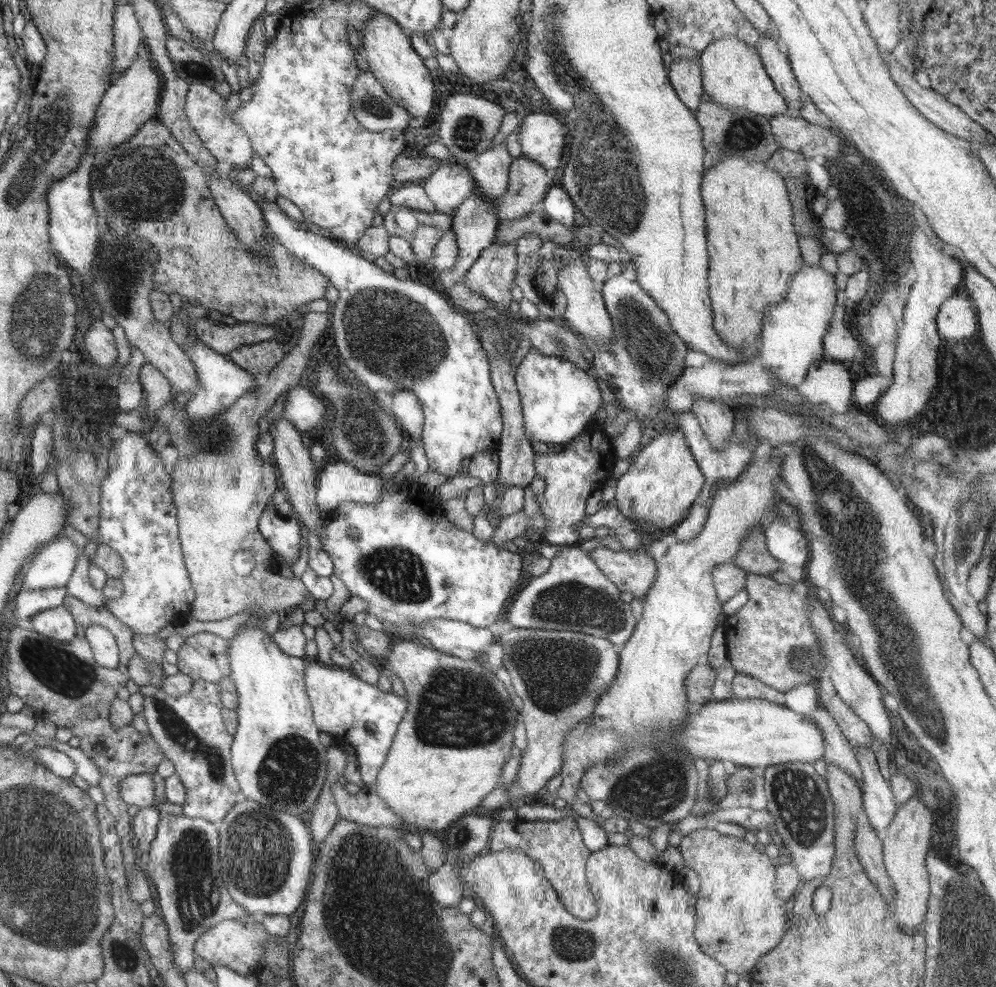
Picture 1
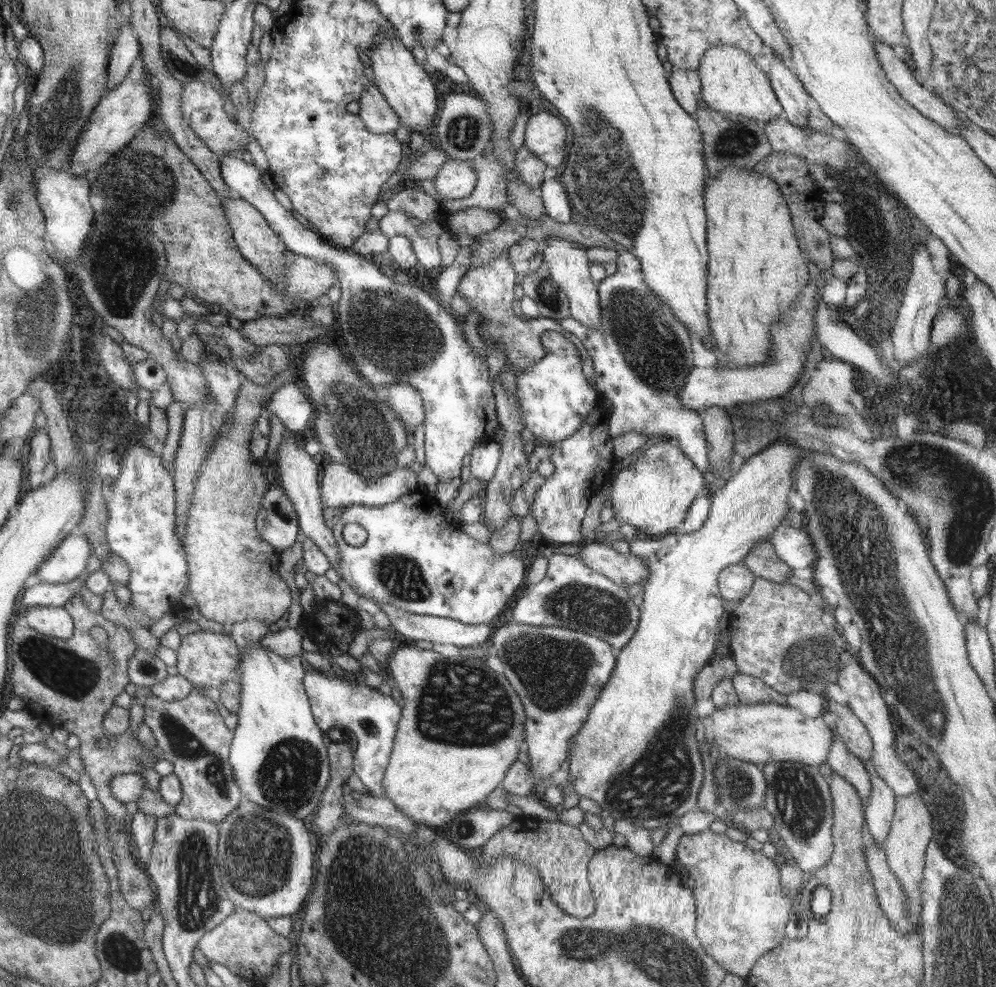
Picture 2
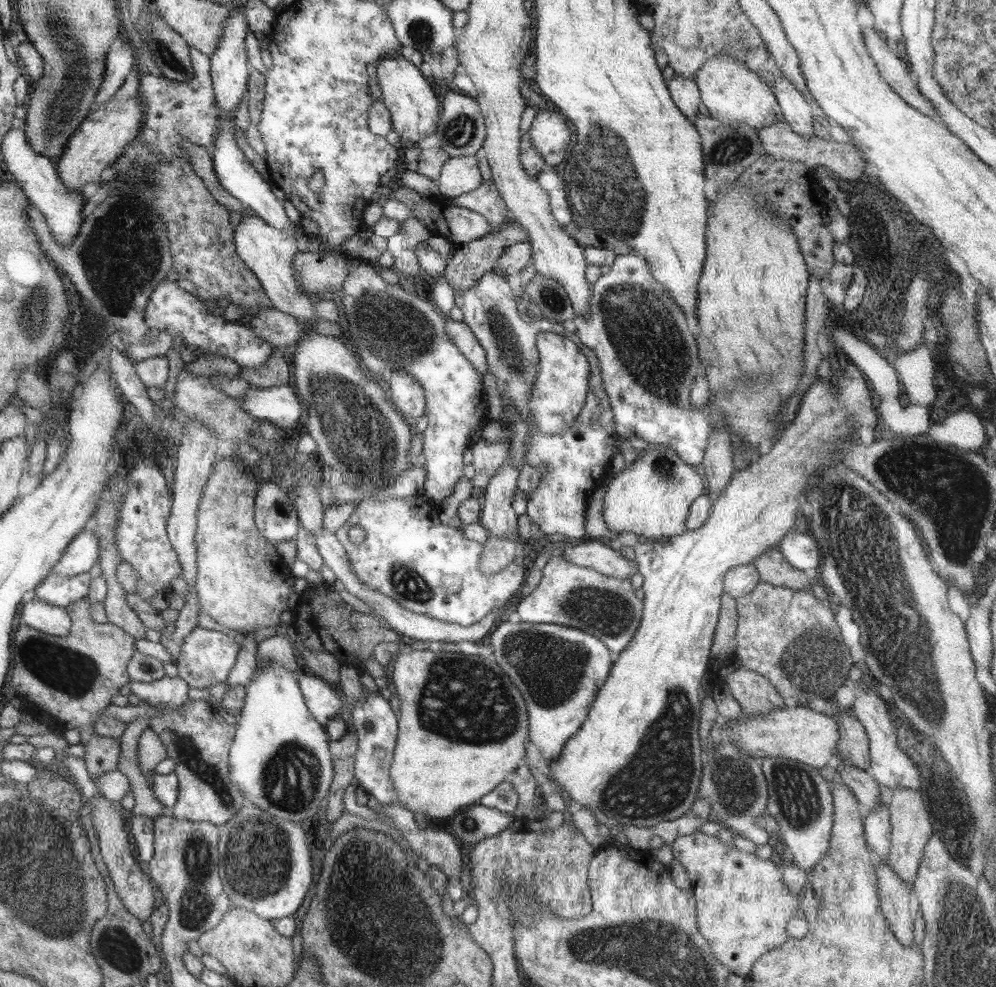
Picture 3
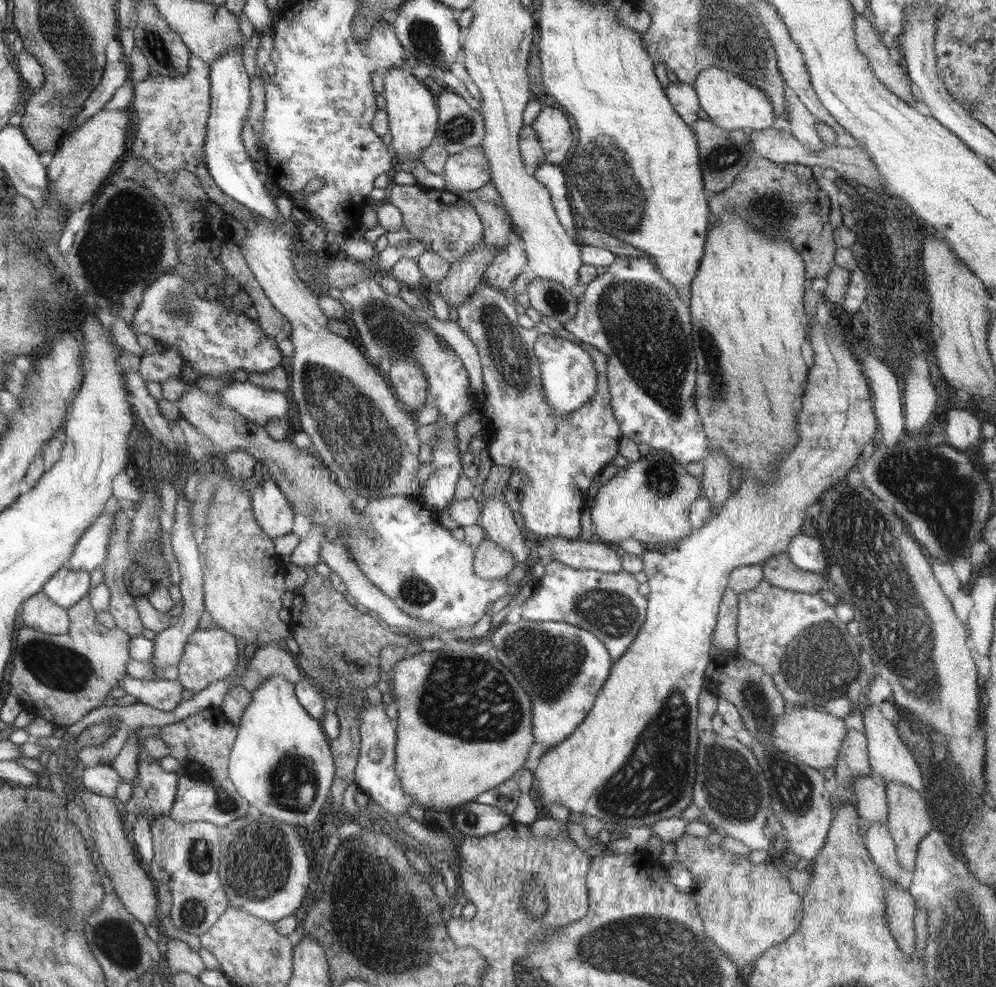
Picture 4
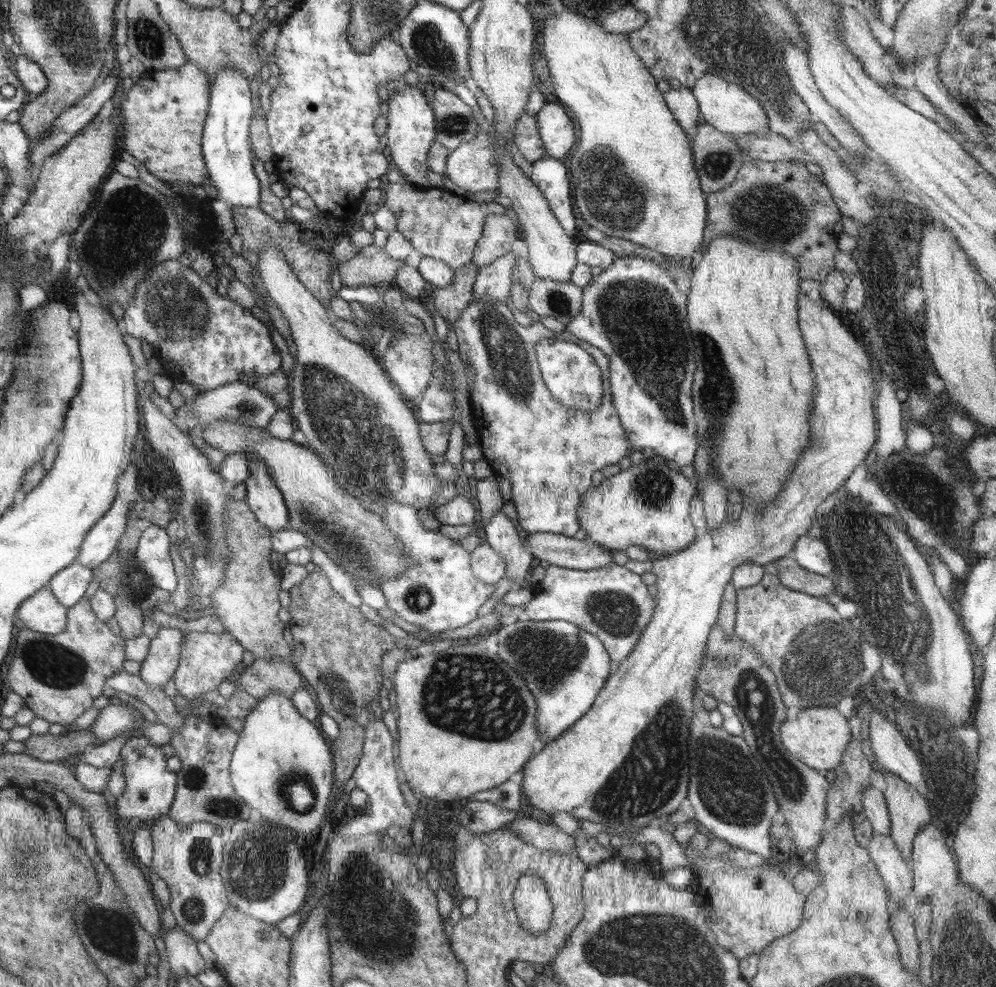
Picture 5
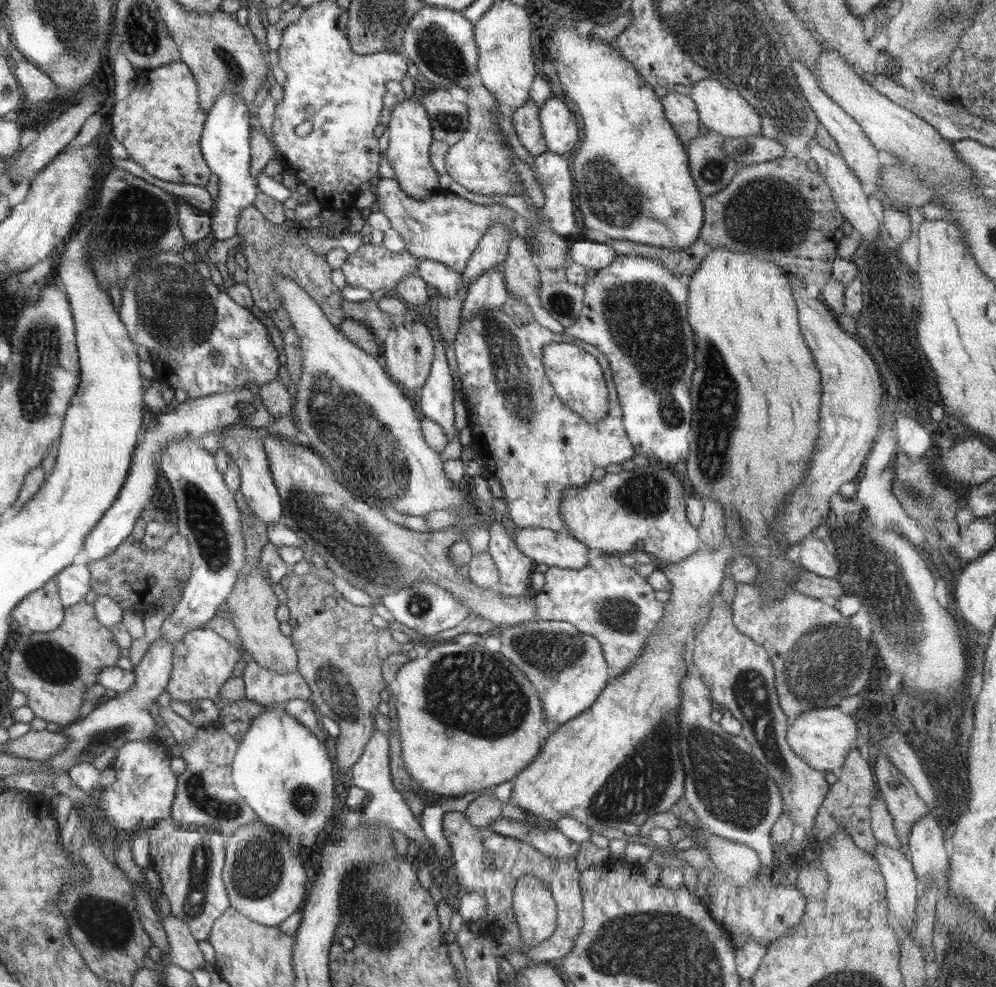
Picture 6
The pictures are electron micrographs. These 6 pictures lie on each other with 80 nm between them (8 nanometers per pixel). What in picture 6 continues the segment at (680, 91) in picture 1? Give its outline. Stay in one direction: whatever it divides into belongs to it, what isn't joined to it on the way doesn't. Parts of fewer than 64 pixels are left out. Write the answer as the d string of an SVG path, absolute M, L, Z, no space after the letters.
M668 92L661 101L666 120L671 123L680 143L686 148L700 134L696 103L689 96L677 92Z

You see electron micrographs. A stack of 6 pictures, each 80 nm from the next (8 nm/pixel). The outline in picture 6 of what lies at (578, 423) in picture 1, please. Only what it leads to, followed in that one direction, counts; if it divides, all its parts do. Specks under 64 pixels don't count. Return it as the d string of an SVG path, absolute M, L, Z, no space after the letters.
M553 342L543 348L543 363L555 393L566 406L590 424L606 418L609 411L607 384L603 368L593 354L572 342Z

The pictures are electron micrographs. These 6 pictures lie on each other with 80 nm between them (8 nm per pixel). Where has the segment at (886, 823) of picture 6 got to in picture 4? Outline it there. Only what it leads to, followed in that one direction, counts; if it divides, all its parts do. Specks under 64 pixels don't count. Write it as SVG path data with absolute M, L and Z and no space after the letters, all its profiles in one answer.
M857 776L854 781L857 796L857 813L866 822L887 822L887 796L885 787L872 781L869 776Z

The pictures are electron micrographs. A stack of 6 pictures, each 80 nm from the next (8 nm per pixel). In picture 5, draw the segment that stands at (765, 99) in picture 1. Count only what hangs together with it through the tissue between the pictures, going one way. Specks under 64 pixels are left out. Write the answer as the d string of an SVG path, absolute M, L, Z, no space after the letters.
M718 74L704 75L690 88L697 98L704 122L716 130L732 136L746 136L768 132L768 117L757 98L750 96L741 86L726 82Z

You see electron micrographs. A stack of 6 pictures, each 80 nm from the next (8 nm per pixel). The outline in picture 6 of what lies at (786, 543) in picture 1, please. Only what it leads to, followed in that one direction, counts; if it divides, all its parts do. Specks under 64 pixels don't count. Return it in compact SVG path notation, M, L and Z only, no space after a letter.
M811 534L802 539L798 546L800 555L797 562L800 566L826 578L838 578L842 564L834 554L830 541L819 540Z

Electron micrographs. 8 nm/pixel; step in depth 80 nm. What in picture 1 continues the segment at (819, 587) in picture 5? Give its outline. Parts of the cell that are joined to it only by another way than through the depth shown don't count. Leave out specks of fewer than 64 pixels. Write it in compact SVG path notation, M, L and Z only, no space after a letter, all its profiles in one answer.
M755 527L742 541L732 563L747 573L770 577L778 571L780 561L768 552L764 527Z

